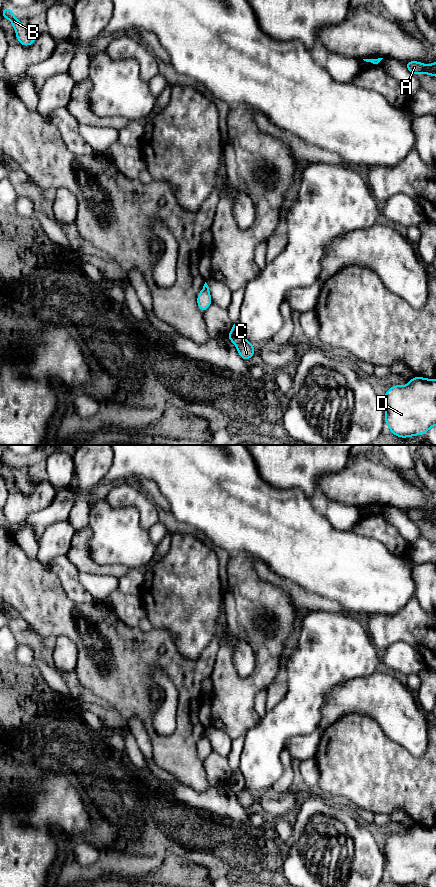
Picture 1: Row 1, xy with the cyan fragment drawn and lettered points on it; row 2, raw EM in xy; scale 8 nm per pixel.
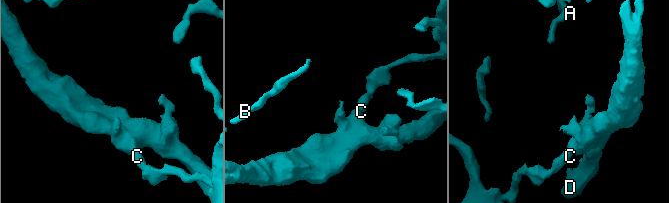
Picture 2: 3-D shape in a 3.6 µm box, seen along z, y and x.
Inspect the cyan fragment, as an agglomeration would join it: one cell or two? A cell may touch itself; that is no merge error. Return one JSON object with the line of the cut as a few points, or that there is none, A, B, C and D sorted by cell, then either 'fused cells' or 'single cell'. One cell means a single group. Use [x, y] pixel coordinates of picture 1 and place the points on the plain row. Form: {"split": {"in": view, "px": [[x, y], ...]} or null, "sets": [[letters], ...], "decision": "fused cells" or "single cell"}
{"split": {"in": "xy", "px": [[245, 787], [237, 794]]}, "sets": [["A", "B", "D"], ["C"]], "decision": "fused cells"}

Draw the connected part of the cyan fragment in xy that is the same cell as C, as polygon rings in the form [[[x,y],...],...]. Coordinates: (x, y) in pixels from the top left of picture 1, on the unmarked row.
[[[245,788],[237,794],[237,799],[239,804],[243,808],[249,808],[254,803],[255,795],[254,793],[250,792],[247,788]]]

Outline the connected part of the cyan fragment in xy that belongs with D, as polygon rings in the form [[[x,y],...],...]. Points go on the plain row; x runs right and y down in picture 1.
[[[415,824],[407,834],[391,834],[382,851],[391,882],[401,886],[427,882],[436,873],[436,827]]]

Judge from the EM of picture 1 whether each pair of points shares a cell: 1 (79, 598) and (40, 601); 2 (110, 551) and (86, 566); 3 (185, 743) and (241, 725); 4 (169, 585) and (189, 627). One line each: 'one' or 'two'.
1: two
2: two
3: two
4: one

